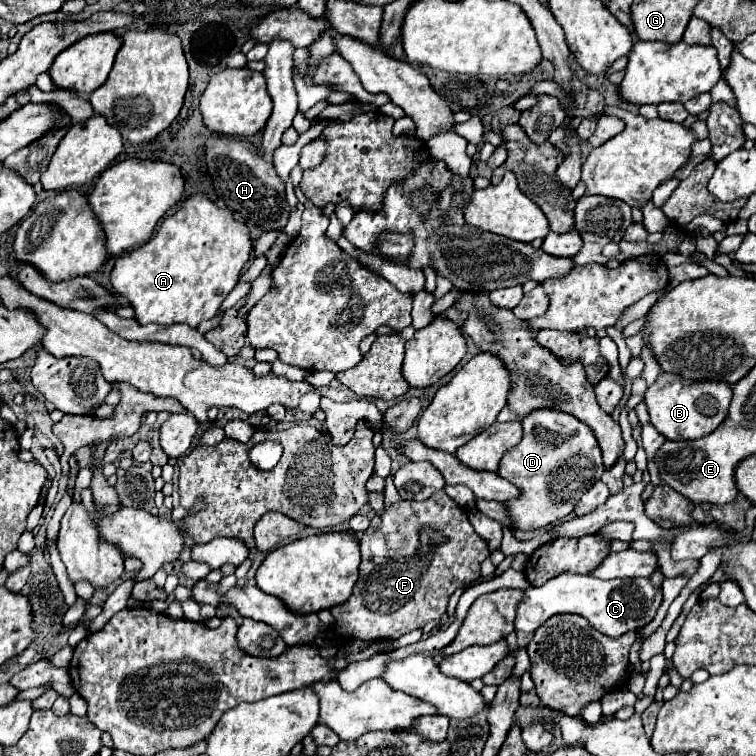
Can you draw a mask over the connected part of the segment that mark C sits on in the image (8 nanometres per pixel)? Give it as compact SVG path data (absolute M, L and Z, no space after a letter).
M561 573L549 583L543 583L541 587L529 585L523 593L523 601L517 605L517 617L515 617L515 629L533 633L537 627L541 627L547 619L559 613L577 613L585 617L597 631L605 633L607 637L619 637L627 631L645 627L653 617L661 603L663 595L659 589L651 585L649 579L611 579L603 581L591 575L573 575L573 573Z

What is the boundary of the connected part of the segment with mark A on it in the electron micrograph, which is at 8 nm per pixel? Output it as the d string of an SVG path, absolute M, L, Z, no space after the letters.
M193 195L185 201L185 205L171 217L167 217L157 233L141 247L125 253L117 259L111 271L111 285L115 293L125 297L135 311L135 319L141 325L157 323L157 325L173 325L173 323L187 323L197 327L201 321L215 317L223 299L239 281L239 271L249 259L251 251L251 237L245 223L233 219L231 211L219 209L213 201L205 195Z

